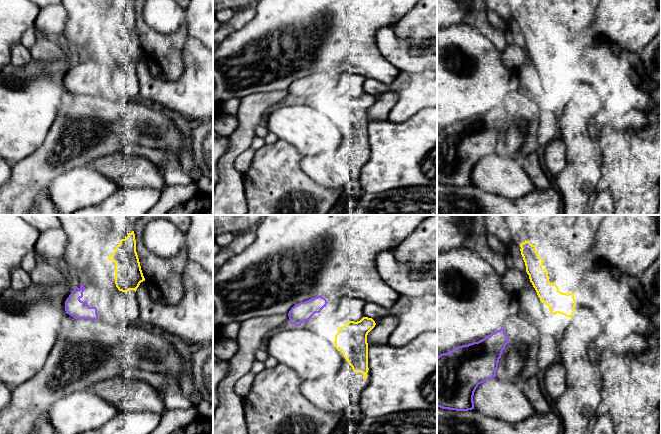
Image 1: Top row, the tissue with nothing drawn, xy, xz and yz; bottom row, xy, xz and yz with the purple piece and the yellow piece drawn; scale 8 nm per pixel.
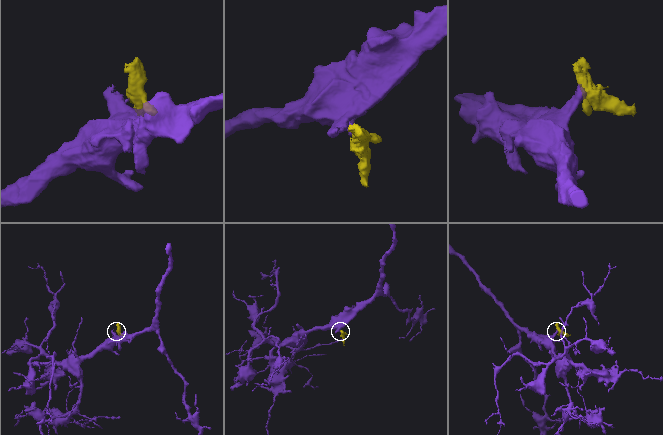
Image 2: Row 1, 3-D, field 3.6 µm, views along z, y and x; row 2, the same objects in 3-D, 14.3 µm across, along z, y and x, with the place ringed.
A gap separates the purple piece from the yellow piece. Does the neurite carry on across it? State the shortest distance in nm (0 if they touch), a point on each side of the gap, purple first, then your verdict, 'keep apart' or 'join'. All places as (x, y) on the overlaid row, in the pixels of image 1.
200 nm apart; from purple across xz (320, 311), (340, 327); keep apart

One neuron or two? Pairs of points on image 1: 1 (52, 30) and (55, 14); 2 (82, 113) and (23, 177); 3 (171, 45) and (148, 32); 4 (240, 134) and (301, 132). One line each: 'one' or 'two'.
1: one
2: one
3: one
4: two

